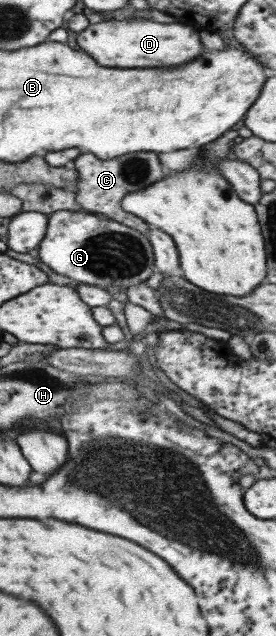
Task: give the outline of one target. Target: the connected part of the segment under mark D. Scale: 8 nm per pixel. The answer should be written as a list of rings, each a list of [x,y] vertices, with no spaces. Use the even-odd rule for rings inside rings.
[[[119,20],[93,23],[85,31],[77,33],[77,47],[87,53],[101,67],[169,67],[187,63],[205,51],[199,43],[197,30],[186,23],[158,23],[151,20]]]

